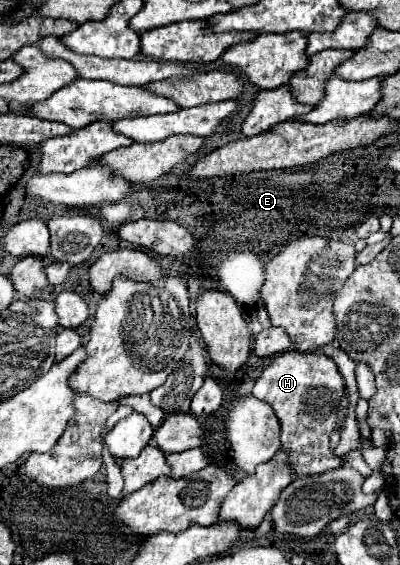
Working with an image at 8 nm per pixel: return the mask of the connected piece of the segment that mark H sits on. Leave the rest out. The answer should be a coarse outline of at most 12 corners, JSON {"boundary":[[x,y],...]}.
{"boundary":[[315,351],[275,355],[253,395],[275,409],[297,475],[329,449],[345,381]]}

